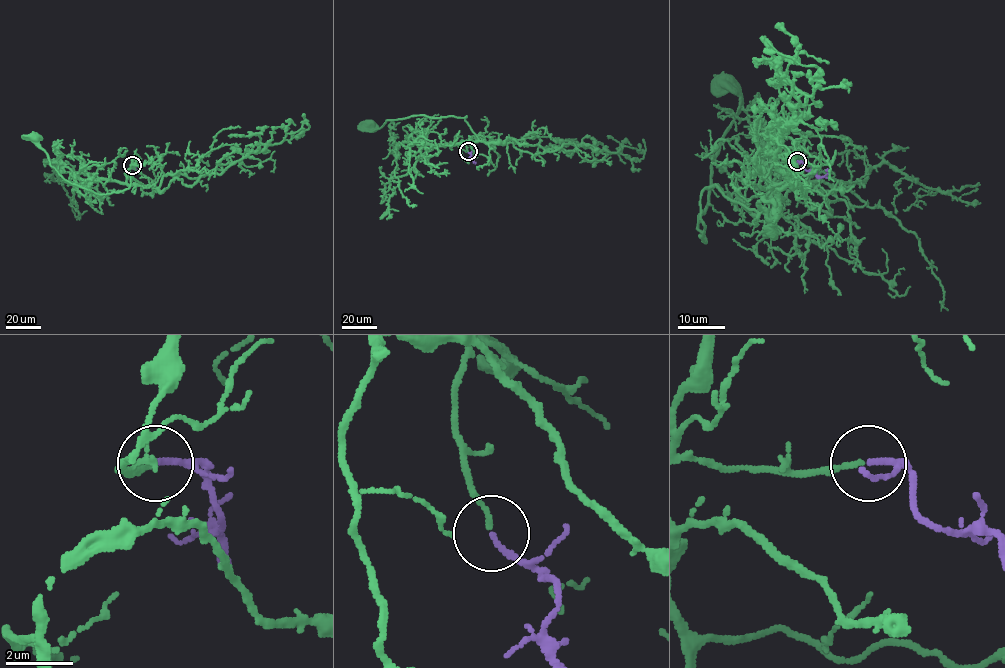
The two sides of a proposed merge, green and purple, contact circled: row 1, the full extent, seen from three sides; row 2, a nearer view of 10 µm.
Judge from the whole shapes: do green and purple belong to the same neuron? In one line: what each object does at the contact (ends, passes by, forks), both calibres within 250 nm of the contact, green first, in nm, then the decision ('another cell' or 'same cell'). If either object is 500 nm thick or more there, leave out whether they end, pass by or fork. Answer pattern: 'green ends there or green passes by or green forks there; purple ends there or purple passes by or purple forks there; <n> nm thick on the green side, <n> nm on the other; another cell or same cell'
green ends there; purple ends there; 140 nm thick on the green side, 150 nm on the other; same cell

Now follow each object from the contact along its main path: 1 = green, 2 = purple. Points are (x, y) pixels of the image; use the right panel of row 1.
1: (796, 161), (768, 163), (769, 215), (706, 187), (699, 236), (710, 164), (739, 104), (724, 86)
2: (797, 161), (820, 176), (829, 171), (825, 169)

